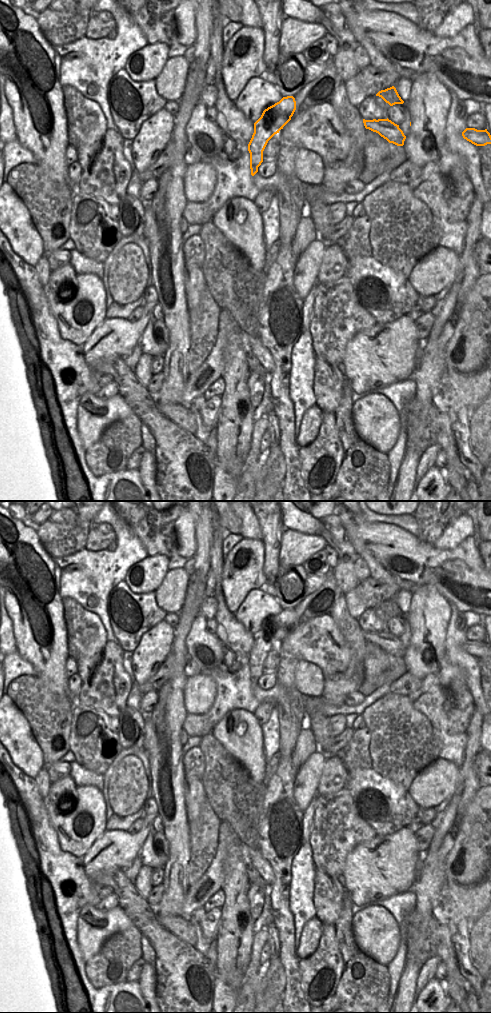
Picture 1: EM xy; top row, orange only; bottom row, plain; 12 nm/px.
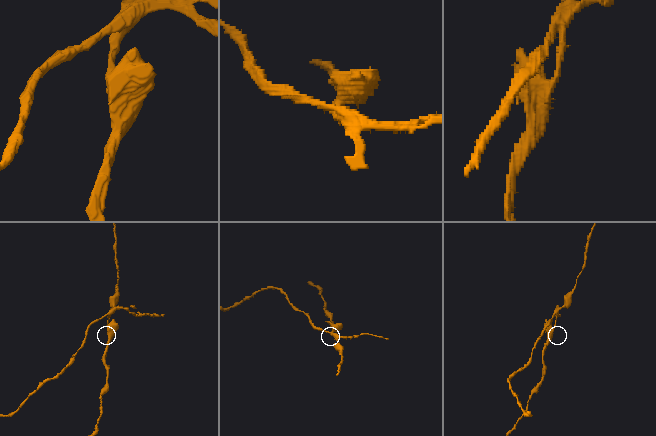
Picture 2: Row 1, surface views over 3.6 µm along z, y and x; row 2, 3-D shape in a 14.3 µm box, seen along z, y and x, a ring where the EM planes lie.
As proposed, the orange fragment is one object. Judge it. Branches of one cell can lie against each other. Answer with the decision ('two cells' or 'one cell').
two cells

